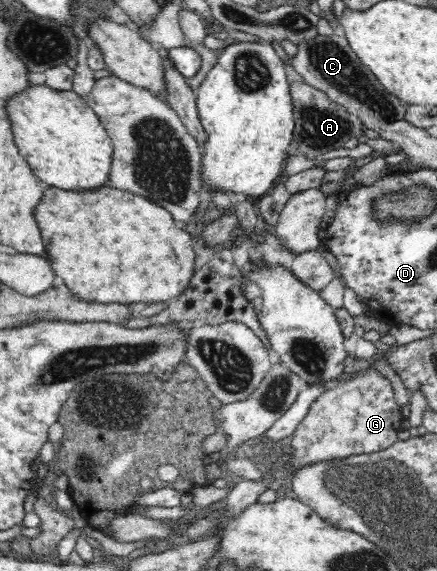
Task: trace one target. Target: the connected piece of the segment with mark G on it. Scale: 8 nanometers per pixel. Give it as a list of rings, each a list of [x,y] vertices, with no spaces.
[[[368,369],[347,381],[342,381],[334,388],[323,392],[314,403],[309,406],[309,411],[304,420],[296,427],[292,434],[290,454],[290,472],[298,470],[300,466],[323,462],[336,458],[347,458],[356,454],[371,454],[379,450],[386,450],[398,442],[398,432],[403,430],[401,407],[394,401],[392,385],[376,369]]]

